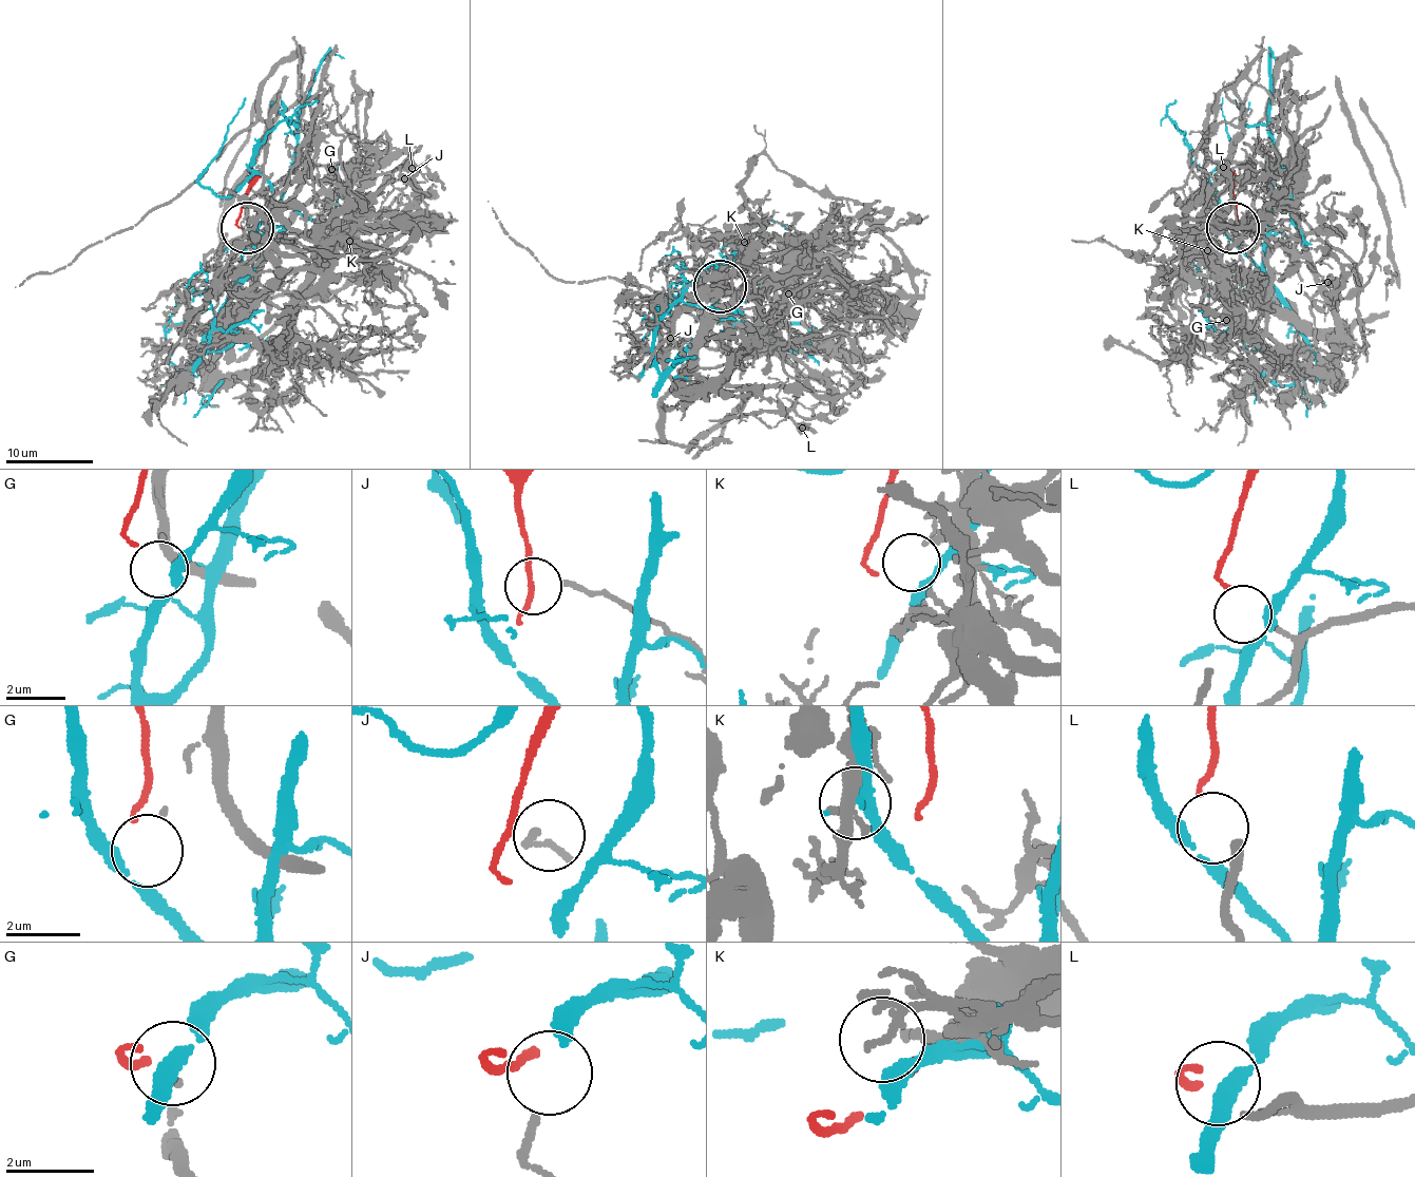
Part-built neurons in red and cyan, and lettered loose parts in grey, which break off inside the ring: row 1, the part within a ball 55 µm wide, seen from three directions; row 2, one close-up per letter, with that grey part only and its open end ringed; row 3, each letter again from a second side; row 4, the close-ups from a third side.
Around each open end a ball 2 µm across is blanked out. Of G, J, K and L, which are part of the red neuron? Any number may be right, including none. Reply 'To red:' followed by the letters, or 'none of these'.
To red: L

